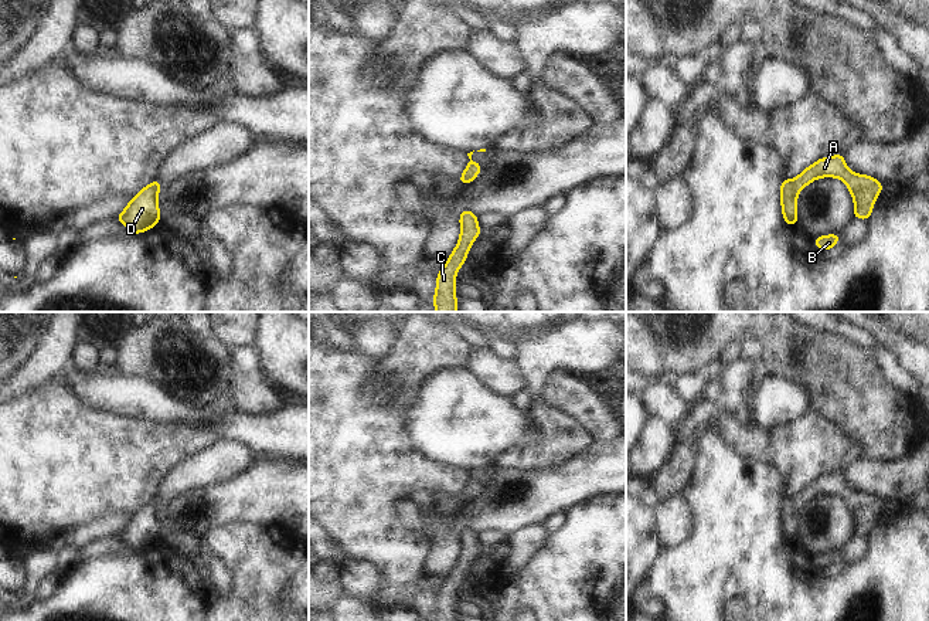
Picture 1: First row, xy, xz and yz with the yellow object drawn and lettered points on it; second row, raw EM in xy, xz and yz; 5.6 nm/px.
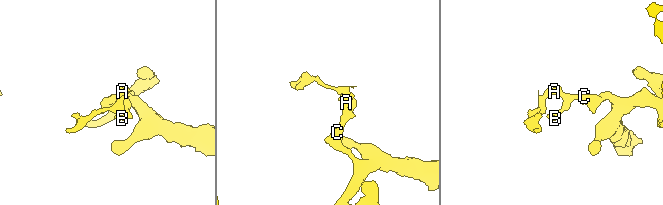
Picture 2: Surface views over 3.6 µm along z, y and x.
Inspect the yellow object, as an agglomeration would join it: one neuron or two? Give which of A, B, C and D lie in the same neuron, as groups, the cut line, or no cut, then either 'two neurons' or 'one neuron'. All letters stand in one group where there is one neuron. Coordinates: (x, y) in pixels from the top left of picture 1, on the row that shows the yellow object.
A B C / D; cut in yz along (790, 180), (796, 193); two neurons

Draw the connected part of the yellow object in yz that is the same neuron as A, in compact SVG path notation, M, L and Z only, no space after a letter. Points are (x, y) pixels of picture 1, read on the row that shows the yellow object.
M841 153L819 159L792 180L796 193L809 183L820 177L841 179L854 198L854 217L868 220L874 208L875 198L882 191L884 184L875 177L857 174L848 169Z

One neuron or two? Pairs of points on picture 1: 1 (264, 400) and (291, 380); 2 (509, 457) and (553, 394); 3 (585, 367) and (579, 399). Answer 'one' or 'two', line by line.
1: two
2: two
3: two

